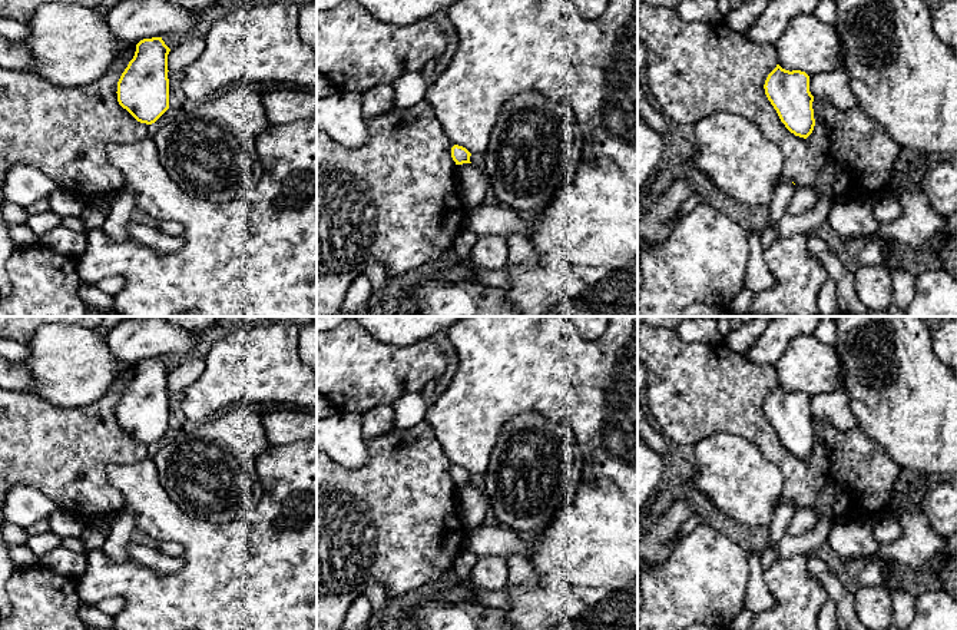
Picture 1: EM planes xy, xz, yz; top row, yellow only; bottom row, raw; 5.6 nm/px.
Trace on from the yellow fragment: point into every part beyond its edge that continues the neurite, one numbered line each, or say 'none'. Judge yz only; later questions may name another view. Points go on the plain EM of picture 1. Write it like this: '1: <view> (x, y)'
none

